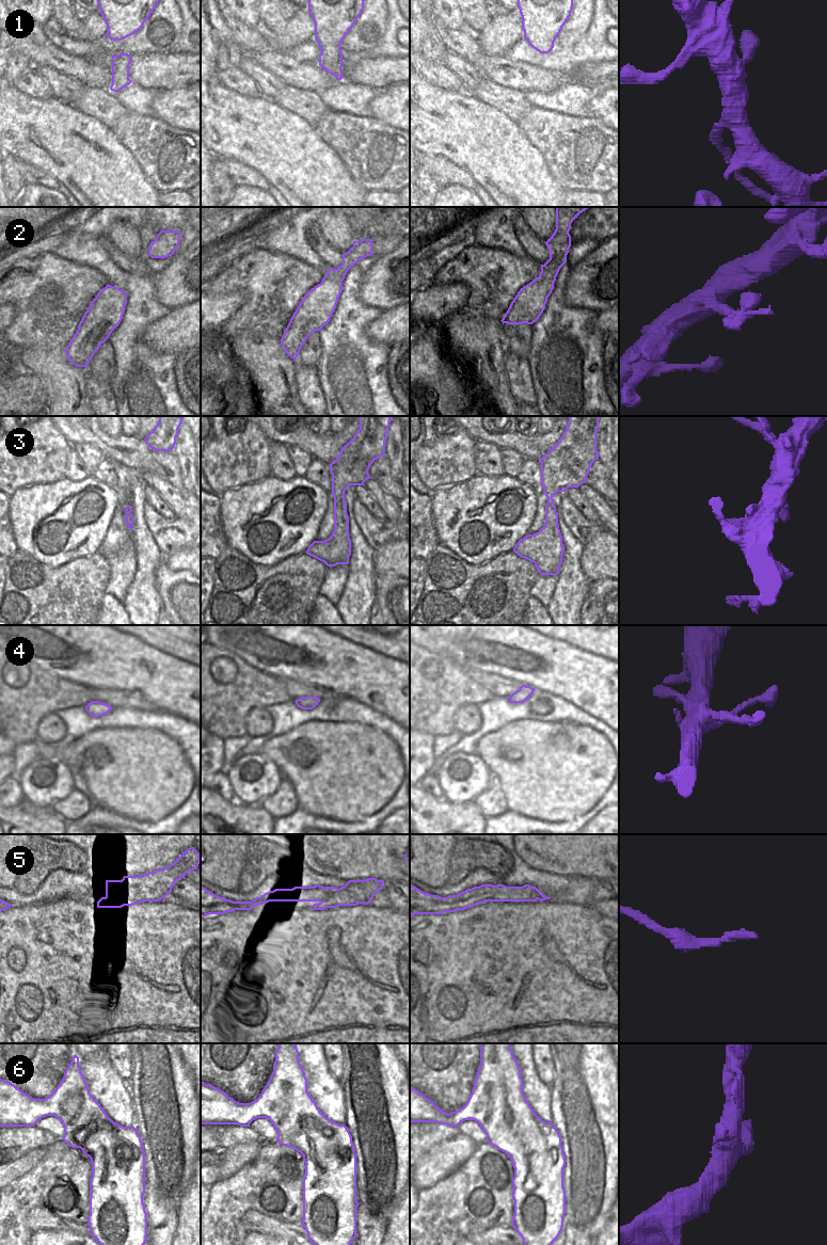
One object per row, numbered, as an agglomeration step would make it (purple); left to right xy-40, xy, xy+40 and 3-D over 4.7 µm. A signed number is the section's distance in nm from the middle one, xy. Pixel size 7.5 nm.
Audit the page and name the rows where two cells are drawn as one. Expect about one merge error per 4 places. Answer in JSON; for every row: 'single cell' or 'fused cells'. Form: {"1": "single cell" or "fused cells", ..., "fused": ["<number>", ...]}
{"1": "single cell", "2": "single cell", "3": "single cell", "4": "single cell", "5": "single cell", "6": "single cell", "fused": []}

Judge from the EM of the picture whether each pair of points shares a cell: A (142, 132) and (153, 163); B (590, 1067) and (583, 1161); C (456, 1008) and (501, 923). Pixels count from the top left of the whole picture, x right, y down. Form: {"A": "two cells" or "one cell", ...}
{"A": "one cell", "B": "one cell", "C": "one cell"}

